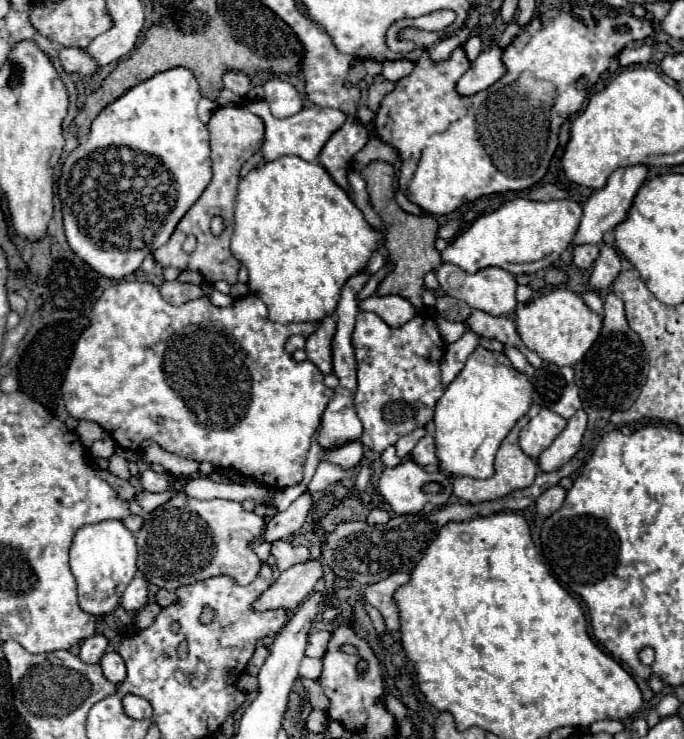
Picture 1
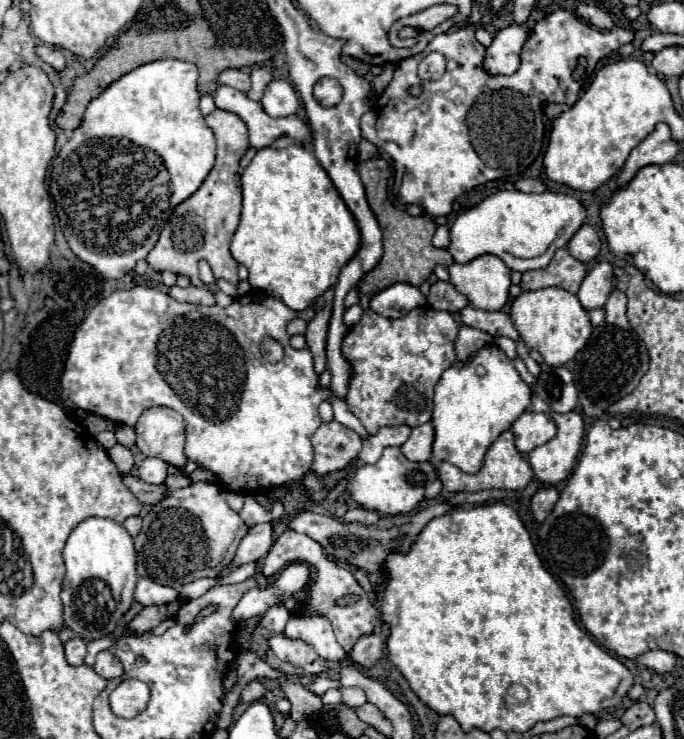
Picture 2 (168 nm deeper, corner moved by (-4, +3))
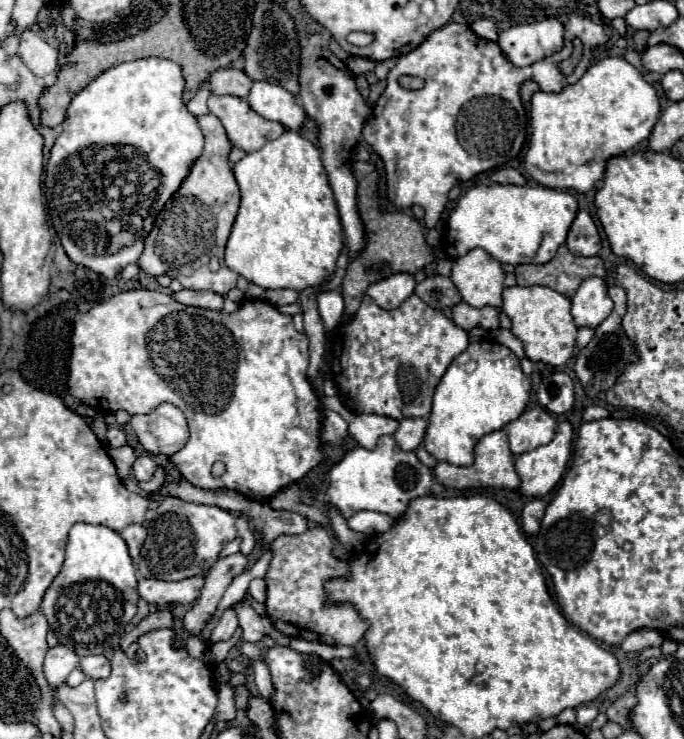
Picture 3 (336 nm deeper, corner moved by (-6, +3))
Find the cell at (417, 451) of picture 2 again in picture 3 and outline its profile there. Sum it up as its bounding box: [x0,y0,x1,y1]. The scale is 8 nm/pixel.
[395,418,427,452]

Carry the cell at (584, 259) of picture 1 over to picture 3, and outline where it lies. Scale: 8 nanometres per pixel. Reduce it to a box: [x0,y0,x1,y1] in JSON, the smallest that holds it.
[567,210,601,256]

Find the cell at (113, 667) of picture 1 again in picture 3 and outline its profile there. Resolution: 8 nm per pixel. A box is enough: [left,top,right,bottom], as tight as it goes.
[81,656,111,678]

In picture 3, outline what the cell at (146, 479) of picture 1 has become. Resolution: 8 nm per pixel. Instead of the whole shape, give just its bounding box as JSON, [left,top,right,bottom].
[133,456,157,482]

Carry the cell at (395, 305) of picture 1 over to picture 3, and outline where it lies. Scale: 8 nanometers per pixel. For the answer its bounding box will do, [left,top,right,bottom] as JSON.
[367,274,415,310]

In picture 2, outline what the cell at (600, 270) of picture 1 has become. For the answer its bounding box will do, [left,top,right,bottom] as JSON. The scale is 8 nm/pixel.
[577,262,613,310]

